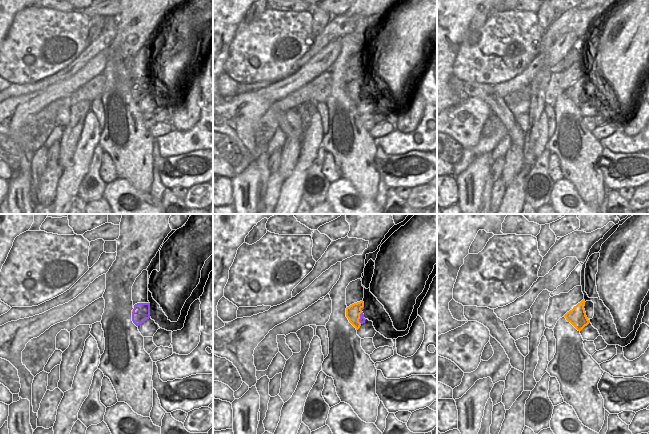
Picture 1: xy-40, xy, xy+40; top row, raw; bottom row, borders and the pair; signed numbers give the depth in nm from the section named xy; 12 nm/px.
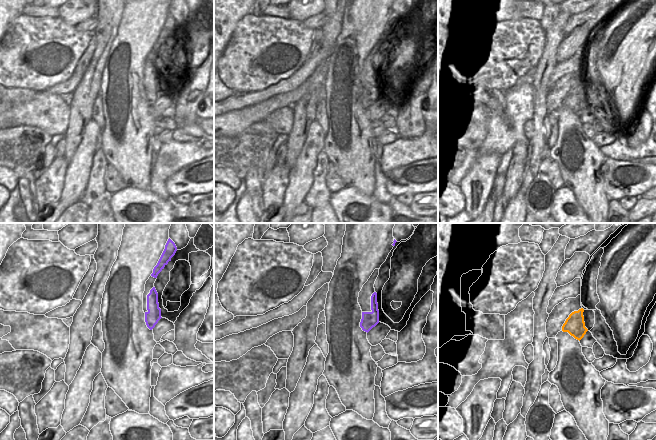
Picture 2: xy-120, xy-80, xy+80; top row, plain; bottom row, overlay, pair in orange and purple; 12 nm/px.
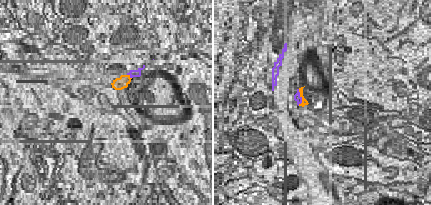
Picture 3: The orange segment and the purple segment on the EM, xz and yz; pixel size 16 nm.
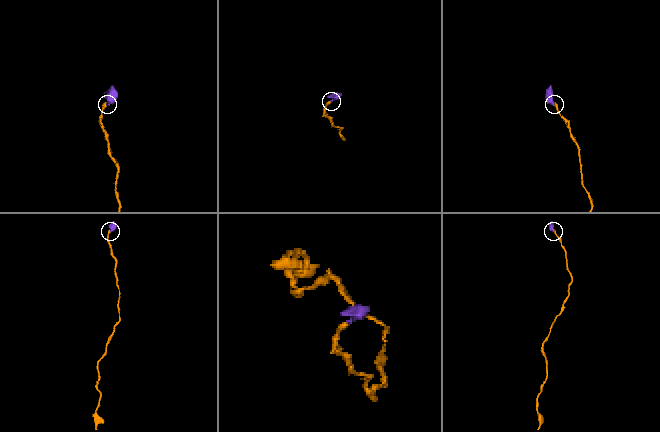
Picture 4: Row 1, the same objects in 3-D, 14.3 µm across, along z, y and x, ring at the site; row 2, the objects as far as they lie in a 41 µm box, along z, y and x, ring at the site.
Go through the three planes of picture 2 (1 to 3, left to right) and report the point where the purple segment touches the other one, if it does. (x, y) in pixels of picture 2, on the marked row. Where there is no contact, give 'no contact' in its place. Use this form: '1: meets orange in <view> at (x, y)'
1: no contact
2: no contact
3: no contact

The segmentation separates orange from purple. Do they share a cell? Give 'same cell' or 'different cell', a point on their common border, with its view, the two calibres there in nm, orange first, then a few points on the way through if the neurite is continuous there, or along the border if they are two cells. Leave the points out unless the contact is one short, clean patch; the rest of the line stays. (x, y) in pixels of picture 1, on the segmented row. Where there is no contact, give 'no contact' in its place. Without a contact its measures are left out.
same cell; contact xy (359, 318); calibres 170 and 70 nm; way xy (353, 312), (359, 318), (362, 320)

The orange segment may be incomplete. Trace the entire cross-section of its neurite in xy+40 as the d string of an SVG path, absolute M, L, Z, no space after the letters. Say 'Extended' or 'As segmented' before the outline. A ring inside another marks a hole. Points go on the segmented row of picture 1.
As segmented. M583 299L580 303L574 306L572 310L564 315L566 320L570 322L578 331L581 331L590 323L590 320L586 316L584 306L585 300Z

